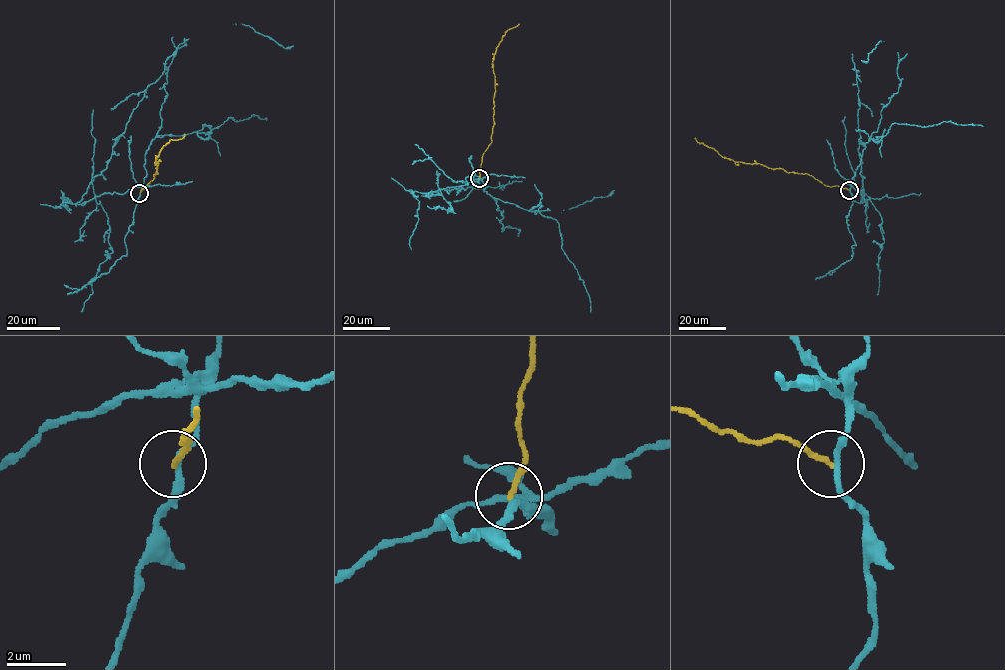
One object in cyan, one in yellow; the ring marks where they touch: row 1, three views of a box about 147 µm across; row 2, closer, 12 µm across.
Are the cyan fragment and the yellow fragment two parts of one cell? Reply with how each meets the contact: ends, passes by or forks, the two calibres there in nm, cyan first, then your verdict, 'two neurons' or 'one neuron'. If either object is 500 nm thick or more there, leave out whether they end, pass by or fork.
cyan passes by | yellow ends | 190/160 nm | two neurons

